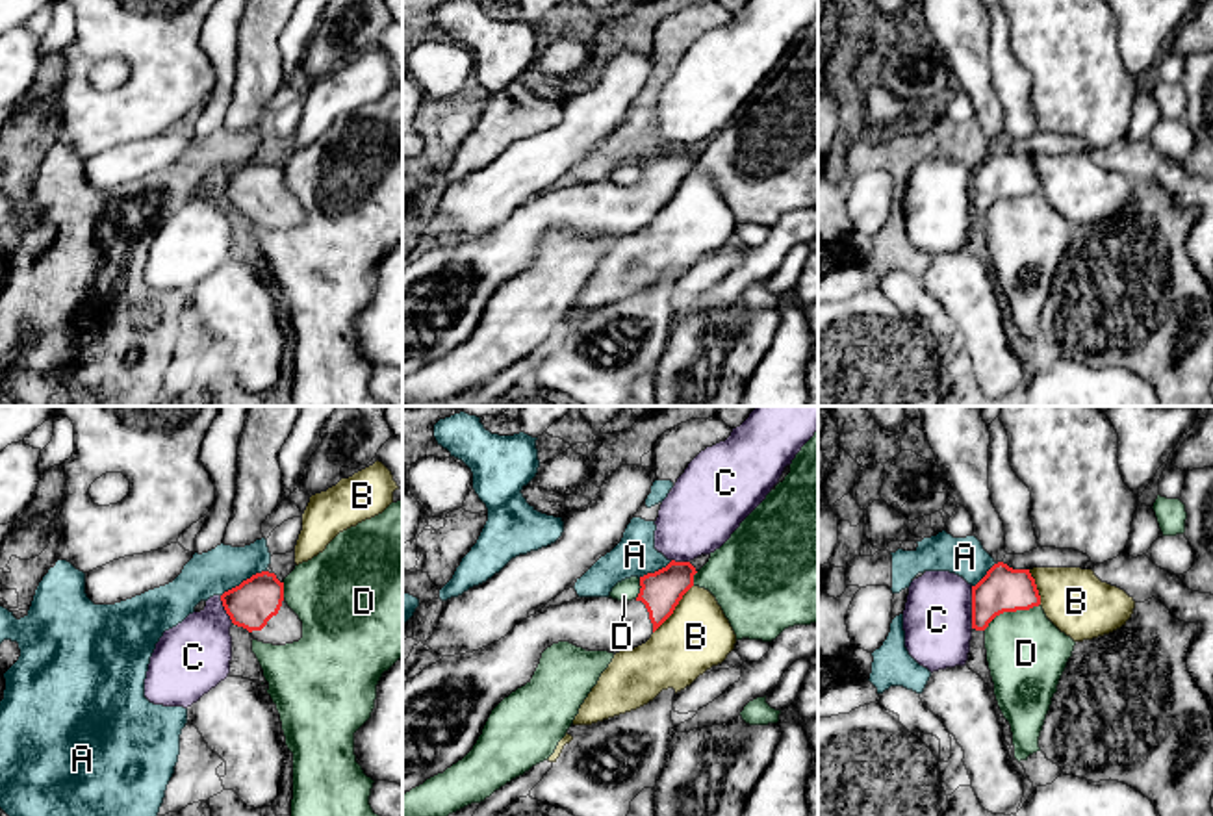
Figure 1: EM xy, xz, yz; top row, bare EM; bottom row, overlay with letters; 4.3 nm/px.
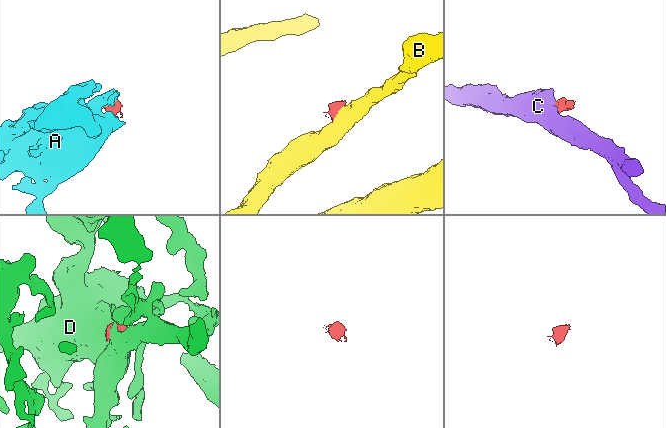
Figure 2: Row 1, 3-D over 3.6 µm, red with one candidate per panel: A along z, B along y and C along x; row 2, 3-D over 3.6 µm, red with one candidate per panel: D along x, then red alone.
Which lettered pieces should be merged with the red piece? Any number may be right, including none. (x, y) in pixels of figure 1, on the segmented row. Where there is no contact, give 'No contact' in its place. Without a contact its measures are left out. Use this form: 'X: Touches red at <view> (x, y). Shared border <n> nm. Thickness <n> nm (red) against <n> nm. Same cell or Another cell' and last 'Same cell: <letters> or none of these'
A: Touches red at xy (243, 581). Shared border 240 nm. Thickness 200 nm (red) against 190 nm. Another cell
B: Touches red at xz (674, 609). Shared border 280 nm. Thickness 180 nm (red) against 300 nm. Another cell
C: Touches red at yz (972, 607). Shared border 180 nm. Thickness 190 nm (red) against 300 nm. Another cell
D: Touches red at yz (1009, 611). Shared border 260 nm. Thickness 190 nm (red) against 340 nm. Another cell
Same cell: none of these

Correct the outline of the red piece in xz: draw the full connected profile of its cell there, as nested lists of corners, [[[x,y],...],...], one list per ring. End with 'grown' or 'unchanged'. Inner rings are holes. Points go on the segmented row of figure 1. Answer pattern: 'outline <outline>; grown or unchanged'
outline [[[671,560],[666,567],[640,577],[636,599],[577,597],[560,606],[542,608],[519,621],[504,638],[473,653],[443,657],[402,684],[402,794],[443,773],[477,744],[492,710],[512,692],[530,682],[542,653],[558,642],[586,651],[619,653],[645,644],[673,614],[694,586],[696,567]]]; grown

